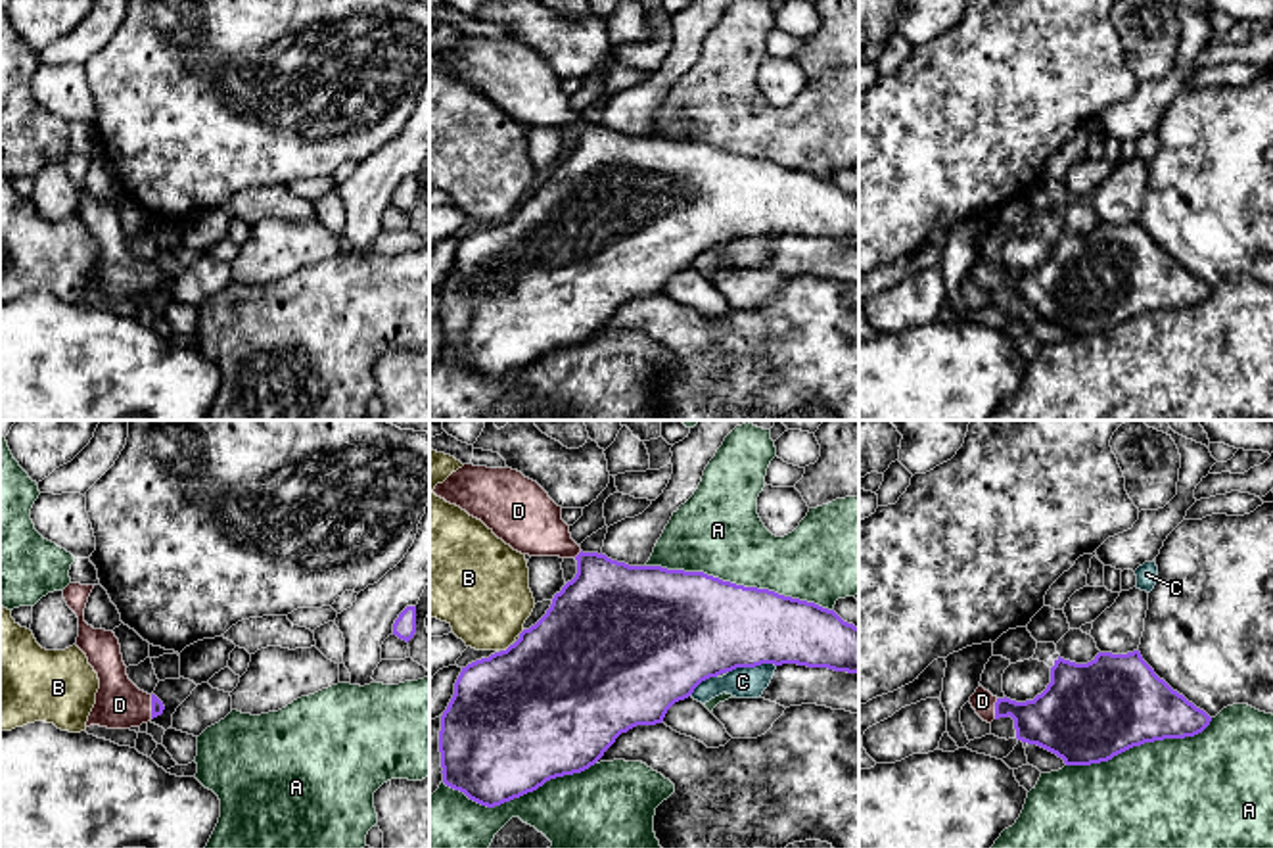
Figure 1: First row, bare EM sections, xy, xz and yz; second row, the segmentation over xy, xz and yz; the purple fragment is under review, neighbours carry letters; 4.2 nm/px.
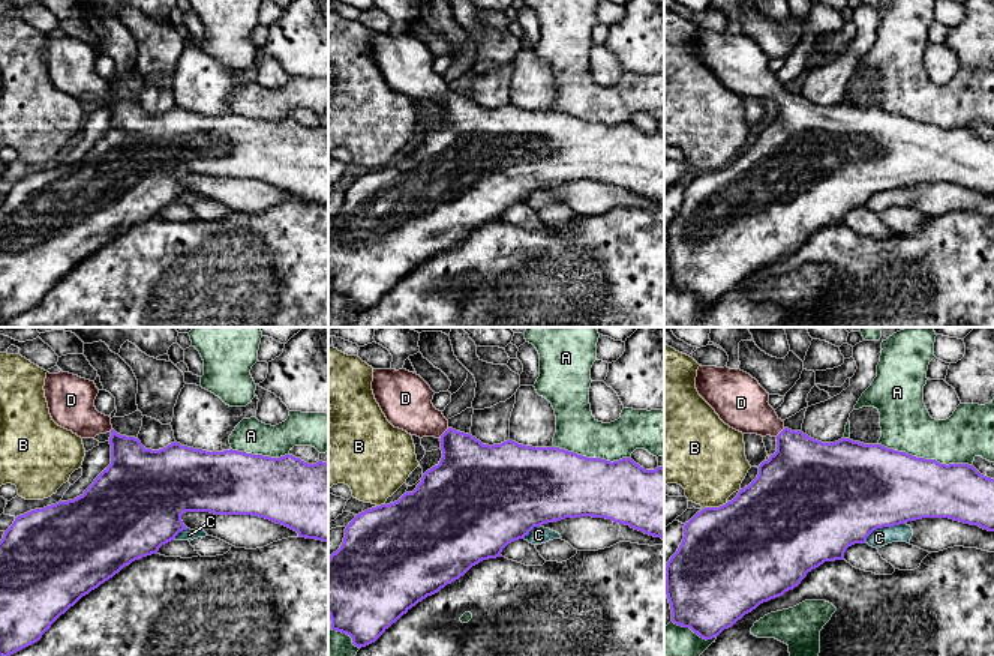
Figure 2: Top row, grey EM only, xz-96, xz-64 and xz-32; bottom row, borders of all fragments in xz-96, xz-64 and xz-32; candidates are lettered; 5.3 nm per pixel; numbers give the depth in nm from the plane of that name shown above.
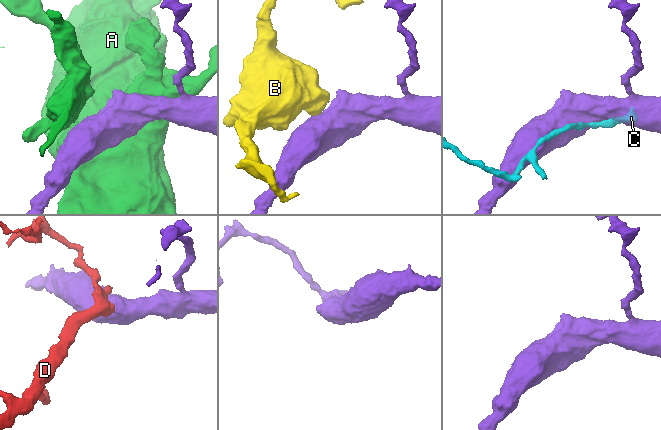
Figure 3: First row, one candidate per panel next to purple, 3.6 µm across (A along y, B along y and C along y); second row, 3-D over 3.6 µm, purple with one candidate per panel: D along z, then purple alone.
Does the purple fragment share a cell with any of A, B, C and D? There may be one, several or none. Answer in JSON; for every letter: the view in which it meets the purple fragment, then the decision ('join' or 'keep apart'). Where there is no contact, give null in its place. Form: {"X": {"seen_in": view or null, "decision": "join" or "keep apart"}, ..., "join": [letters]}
{"A": {"seen_in": "xz", "decision": "keep apart"}, "B": {"seen_in": "xz", "decision": "keep apart"}, "C": {"seen_in": "xz", "decision": "keep apart"}, "D": {"seen_in": "xy", "decision": "join"}, "join": ["D"]}

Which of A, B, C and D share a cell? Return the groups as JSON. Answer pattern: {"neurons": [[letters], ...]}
{"neurons": [["A"], ["B"], ["C"], ["D"]]}

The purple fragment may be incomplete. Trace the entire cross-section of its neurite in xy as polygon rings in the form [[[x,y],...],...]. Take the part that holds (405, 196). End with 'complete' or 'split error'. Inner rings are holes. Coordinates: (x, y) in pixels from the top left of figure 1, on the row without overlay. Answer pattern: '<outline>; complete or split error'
[[[406,177],[393,194],[393,205],[410,211],[416,203],[416,177]]]; complete

